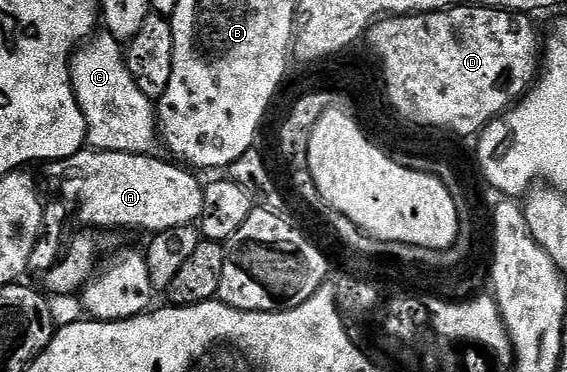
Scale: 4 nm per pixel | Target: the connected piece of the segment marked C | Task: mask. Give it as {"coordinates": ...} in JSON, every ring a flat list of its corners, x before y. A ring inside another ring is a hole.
{"coordinates":[[98,31,70,58,70,82,86,120,86,139,93,148,117,153,153,154,160,145,156,105,136,87,126,66,123,42,111,33]]}

